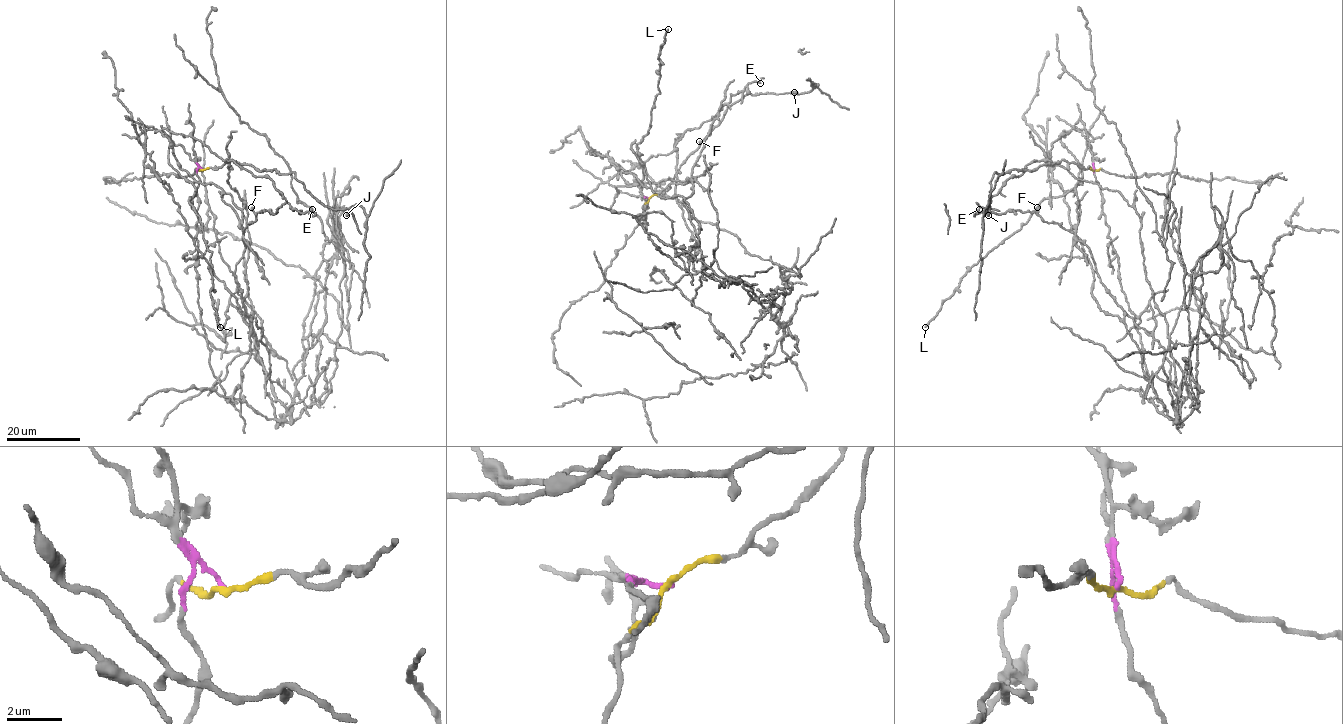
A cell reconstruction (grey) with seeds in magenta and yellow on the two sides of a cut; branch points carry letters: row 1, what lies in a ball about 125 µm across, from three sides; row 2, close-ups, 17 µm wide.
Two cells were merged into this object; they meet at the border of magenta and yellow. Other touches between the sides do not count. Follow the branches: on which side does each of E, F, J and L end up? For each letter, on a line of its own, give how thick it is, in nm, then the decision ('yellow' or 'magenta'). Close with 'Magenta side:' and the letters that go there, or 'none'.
E: 280 nm | magenta
F: 360 nm | magenta
J: 340 nm | yellow
L: 190 nm | magenta
Magenta side: E, F, L

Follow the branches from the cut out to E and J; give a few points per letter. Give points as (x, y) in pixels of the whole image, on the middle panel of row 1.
E: (650, 198), (623, 193), (608, 181), (652, 156), (667, 155), (687, 129), (711, 120), (749, 83), (761, 83)
J: (650, 198), (673, 181), (680, 165), (719, 123), (728, 106), (748, 94), (794, 93)

